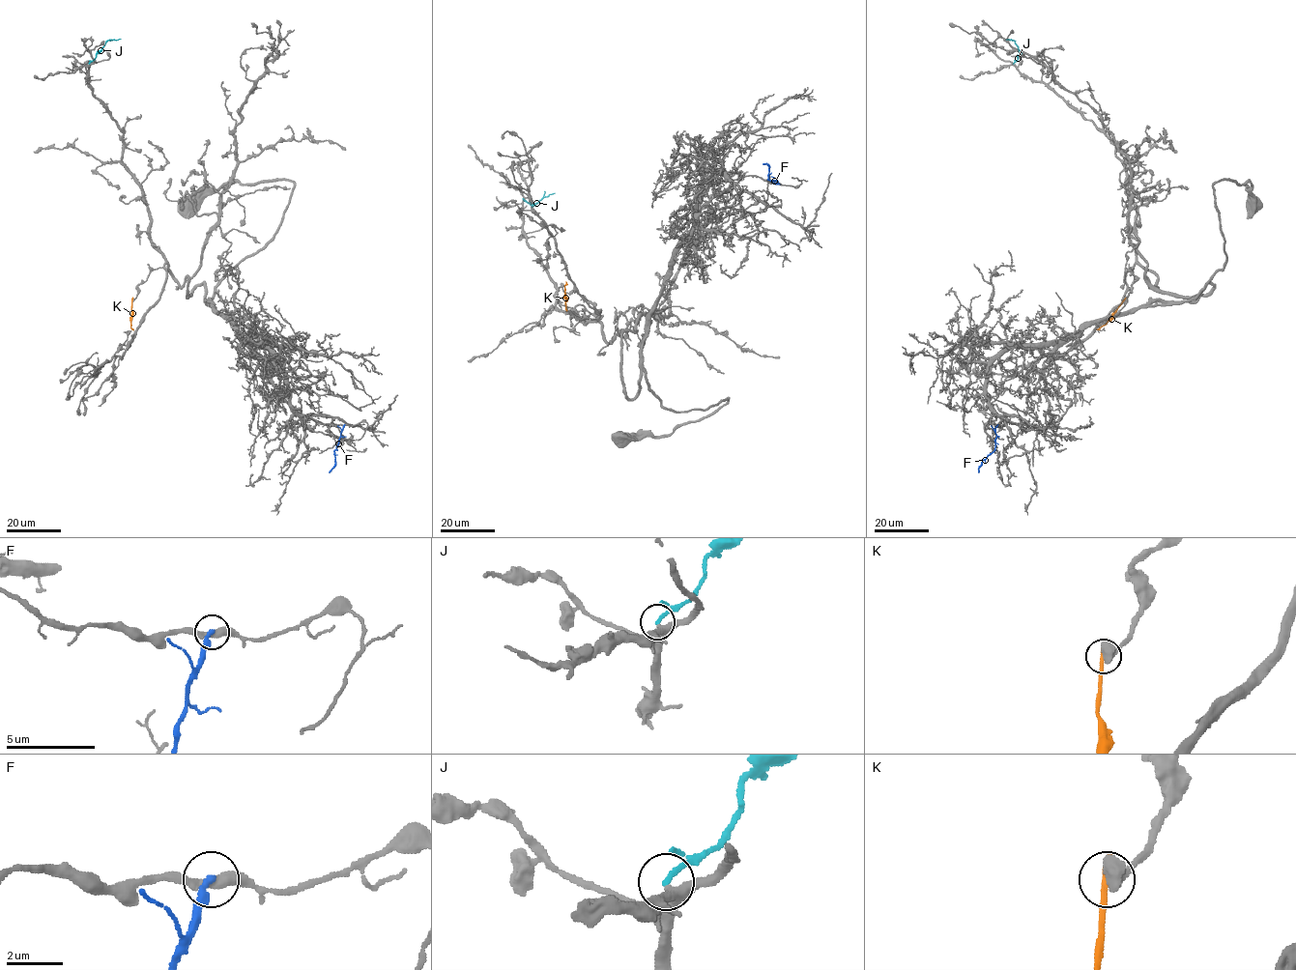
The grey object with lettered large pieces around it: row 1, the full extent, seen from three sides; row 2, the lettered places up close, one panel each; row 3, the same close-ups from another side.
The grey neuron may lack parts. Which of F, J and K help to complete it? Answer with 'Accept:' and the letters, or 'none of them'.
Accept: none of them

